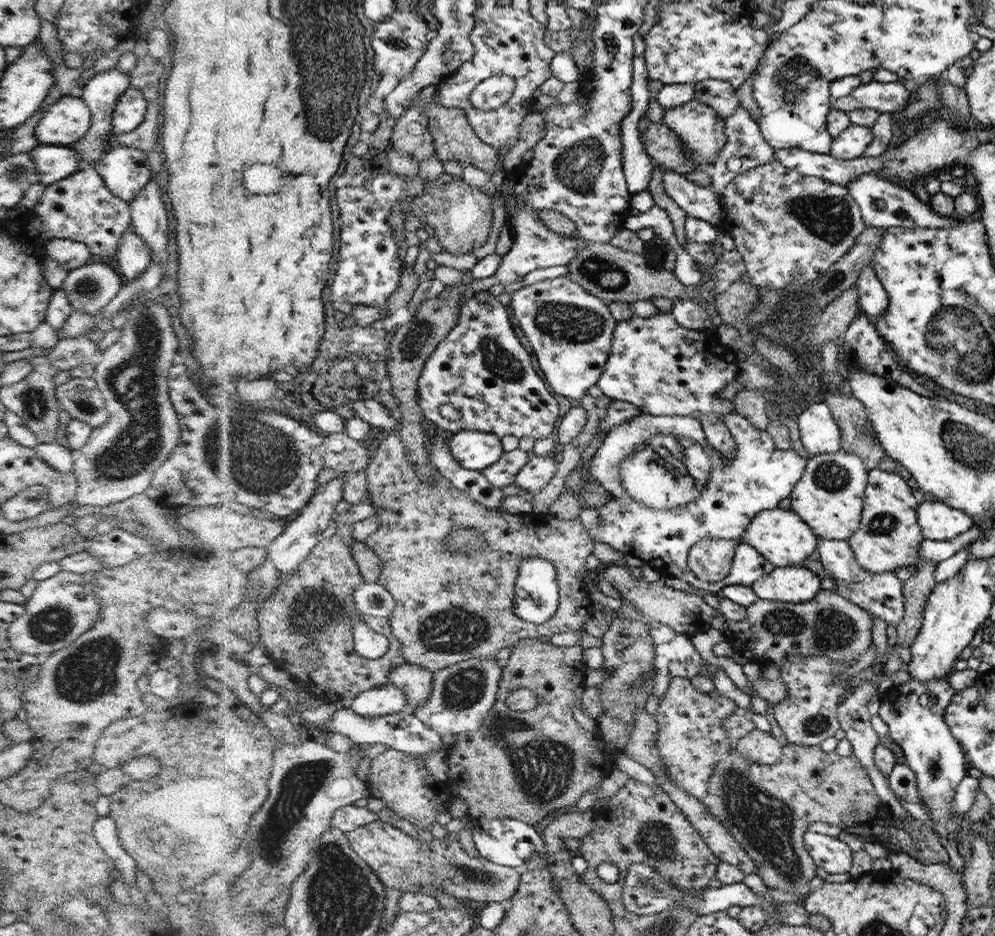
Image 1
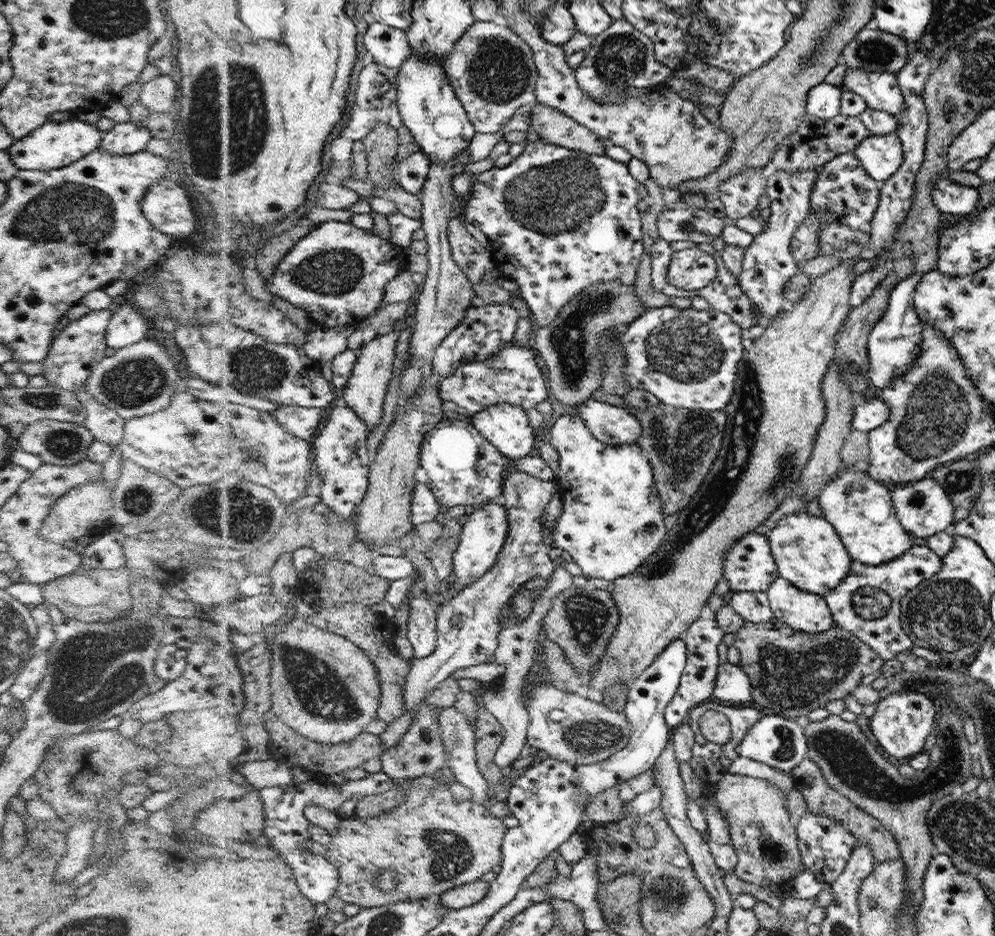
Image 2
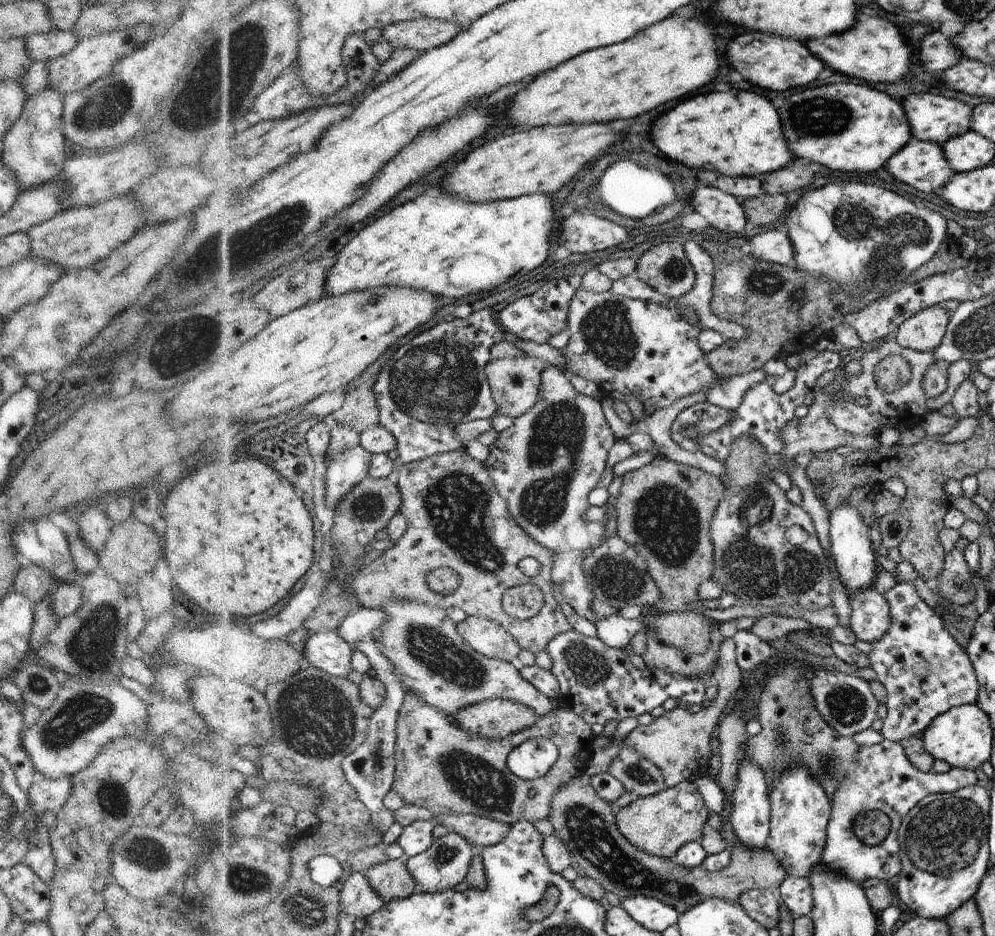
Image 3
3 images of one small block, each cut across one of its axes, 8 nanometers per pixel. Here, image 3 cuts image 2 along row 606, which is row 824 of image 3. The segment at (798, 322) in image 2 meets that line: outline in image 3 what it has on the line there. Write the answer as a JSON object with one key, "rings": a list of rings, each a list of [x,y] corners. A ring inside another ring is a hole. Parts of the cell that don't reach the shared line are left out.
{"rings":[[[682,781],[655,795],[640,797],[622,808],[616,814],[616,820],[619,821],[619,831],[636,848],[670,859],[683,844],[700,840],[709,811],[703,795],[699,792],[699,786],[692,781]]]}

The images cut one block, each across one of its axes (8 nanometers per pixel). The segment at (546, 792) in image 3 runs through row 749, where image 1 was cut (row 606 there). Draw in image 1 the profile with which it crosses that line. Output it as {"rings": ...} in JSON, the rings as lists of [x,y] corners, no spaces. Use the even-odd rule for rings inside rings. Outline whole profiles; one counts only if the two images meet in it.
{"rings":[[[400,432],[383,440],[367,473],[373,504],[380,505],[380,530],[365,542],[386,562],[379,583],[396,597],[397,609],[390,621],[403,644],[407,663],[438,673],[471,658],[495,656],[501,648],[512,648],[520,640],[551,637],[582,629],[586,624],[590,618],[590,610],[586,608],[594,605],[588,600],[582,576],[586,573],[586,560],[593,554],[595,541],[579,518],[556,519],[548,515],[537,520],[528,514],[511,515],[500,509],[486,508],[456,488],[456,484],[439,470],[436,470],[438,482],[428,482],[412,465],[408,446]],[[457,527],[476,530],[484,538],[486,548],[470,555],[450,551],[450,545],[446,544]],[[534,555],[555,563],[559,581],[559,608],[547,622],[538,624],[520,619],[515,612],[515,583],[518,582],[520,562],[524,557]]]}

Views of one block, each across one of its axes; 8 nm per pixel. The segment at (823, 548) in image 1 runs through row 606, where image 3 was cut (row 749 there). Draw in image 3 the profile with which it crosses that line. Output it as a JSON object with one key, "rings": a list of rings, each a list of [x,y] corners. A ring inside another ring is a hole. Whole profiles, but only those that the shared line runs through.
{"rings":[[[884,739],[877,745],[861,746],[855,767],[837,788],[831,802],[831,818],[827,826],[827,846],[824,862],[828,869],[842,872],[844,877],[858,884],[868,878],[895,883],[902,870],[899,826],[908,812],[922,799],[938,793],[953,793],[962,787],[974,786],[977,775],[970,769],[951,768],[945,773],[922,772],[907,756],[899,742]],[[880,810],[890,818],[891,829],[886,838],[876,845],[866,845],[854,834],[854,819],[861,812]]]}

